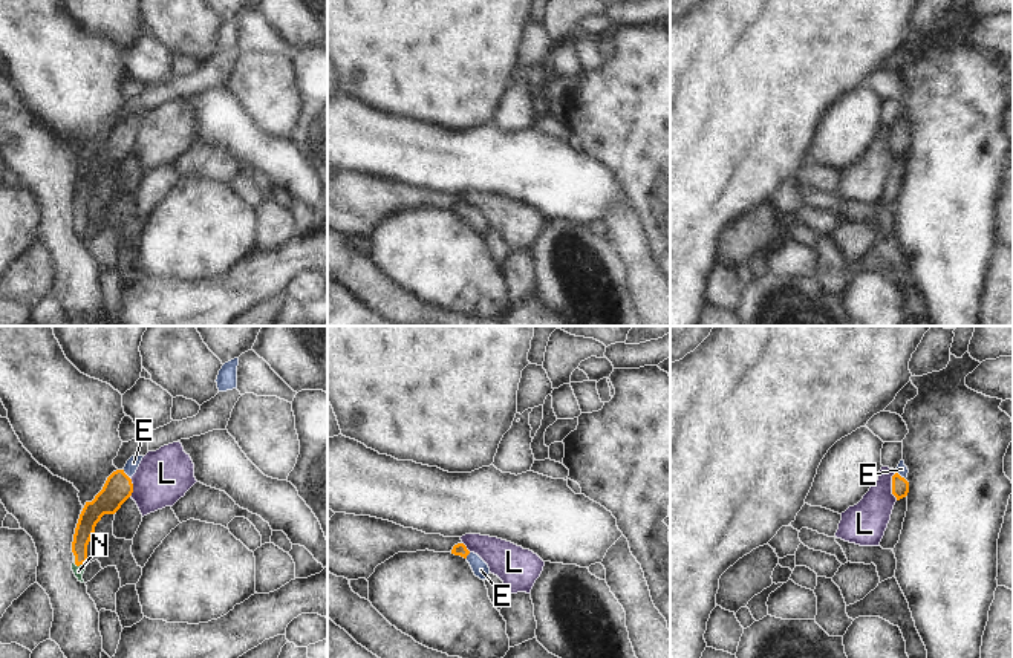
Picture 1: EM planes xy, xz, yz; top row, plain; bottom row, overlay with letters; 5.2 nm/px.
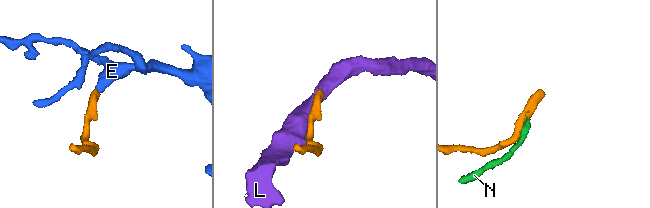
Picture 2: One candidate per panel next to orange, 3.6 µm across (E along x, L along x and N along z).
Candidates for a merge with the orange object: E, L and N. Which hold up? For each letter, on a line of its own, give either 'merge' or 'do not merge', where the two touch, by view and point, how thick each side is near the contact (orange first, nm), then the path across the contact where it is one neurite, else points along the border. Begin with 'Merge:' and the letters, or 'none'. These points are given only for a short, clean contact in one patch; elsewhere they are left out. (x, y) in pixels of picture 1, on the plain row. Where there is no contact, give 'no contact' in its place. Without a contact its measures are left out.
Merge: E, N
E: merge | yz (900, 133) | 100/60 nm | across yz (900, 144), (900, 133), (902, 126)
L: do not merge | yz (892, 143) | 100/220 nm
N: merge | xy (77, 222) | 100/60 nm | across xy (87, 178), (77, 222), (78, 228)

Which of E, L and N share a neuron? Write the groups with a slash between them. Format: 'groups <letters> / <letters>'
groups E N / L

